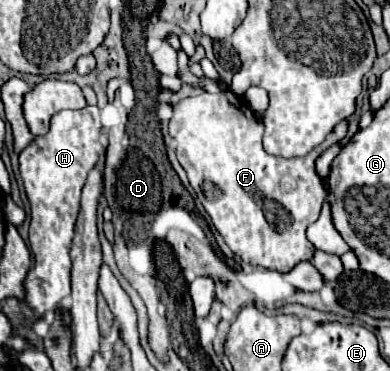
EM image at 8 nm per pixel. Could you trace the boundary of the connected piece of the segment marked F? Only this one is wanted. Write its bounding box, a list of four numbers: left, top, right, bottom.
[169,90,347,272]

